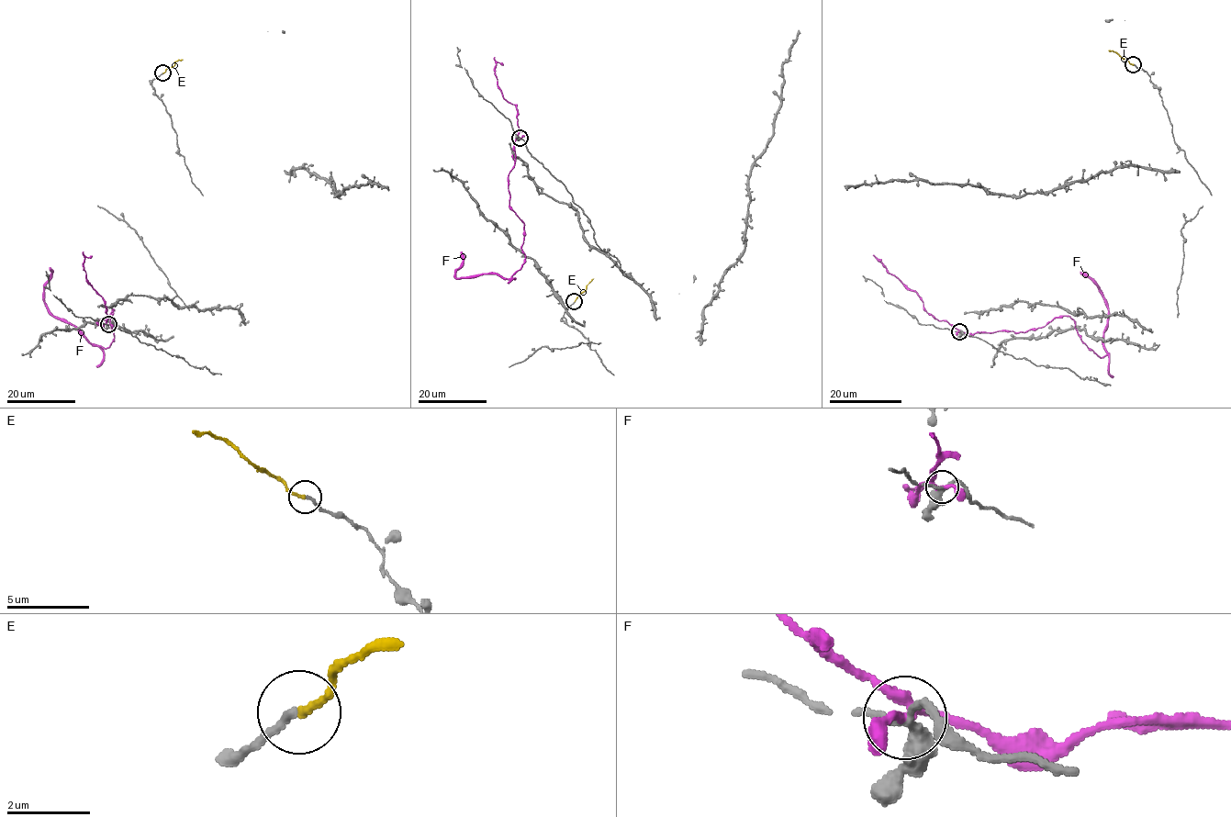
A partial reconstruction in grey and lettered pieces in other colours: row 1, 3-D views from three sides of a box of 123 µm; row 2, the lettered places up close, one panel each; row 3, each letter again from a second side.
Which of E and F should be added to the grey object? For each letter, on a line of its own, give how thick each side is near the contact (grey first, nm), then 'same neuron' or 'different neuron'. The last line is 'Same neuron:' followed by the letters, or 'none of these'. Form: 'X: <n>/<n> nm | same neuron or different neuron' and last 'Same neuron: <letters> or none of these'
E: 160/150 nm | same neuron
F: 180/170 nm | different neuron
Same neuron: E

